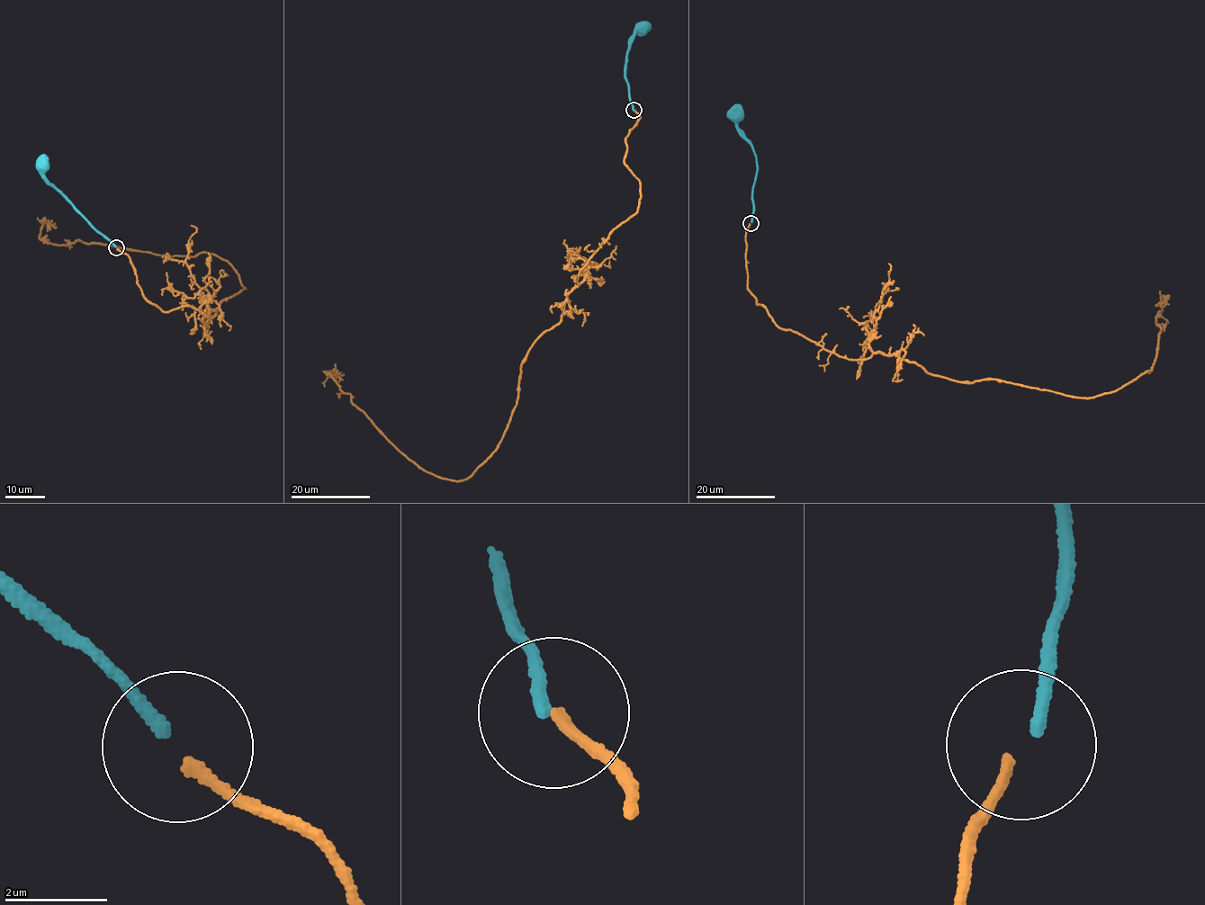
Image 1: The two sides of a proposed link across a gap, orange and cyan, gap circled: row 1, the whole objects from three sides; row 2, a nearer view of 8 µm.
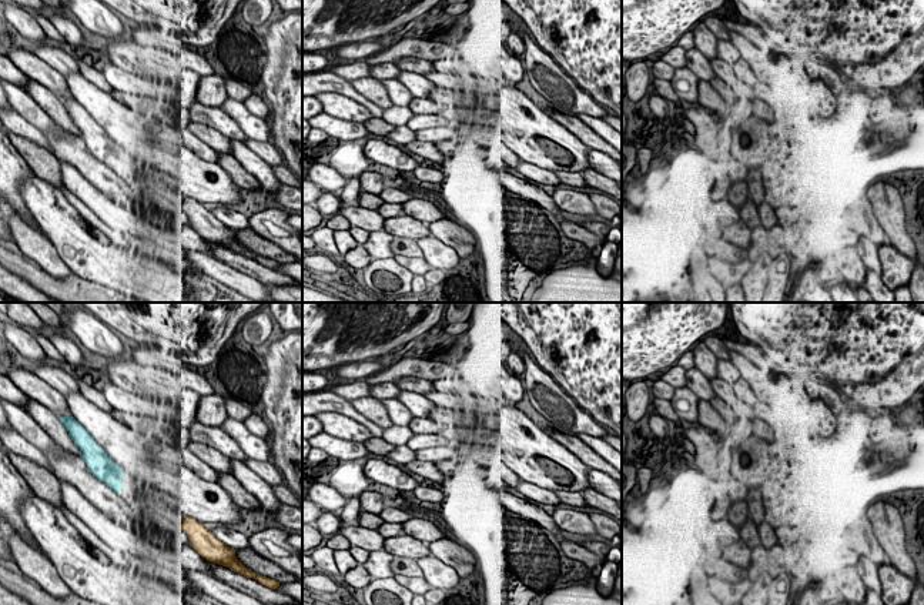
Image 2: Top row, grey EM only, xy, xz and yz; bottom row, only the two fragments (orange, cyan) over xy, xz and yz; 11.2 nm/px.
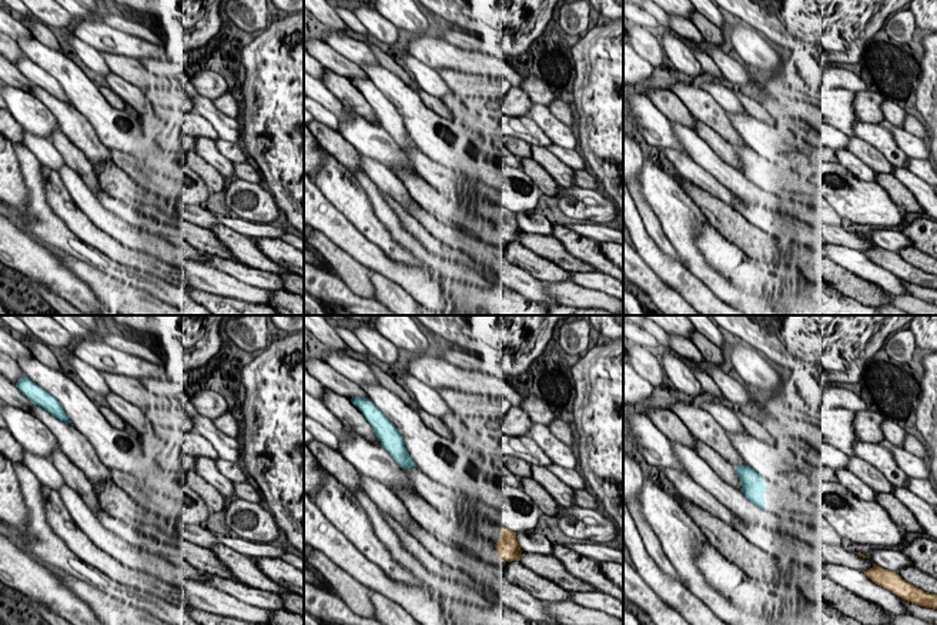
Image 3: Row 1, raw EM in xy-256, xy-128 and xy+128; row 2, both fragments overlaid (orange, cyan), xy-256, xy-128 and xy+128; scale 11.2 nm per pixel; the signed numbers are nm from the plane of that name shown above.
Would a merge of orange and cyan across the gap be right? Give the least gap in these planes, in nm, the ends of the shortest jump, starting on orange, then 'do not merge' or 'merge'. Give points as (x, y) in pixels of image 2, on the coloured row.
750 nm | xy (183, 520), (121, 490) | do not merge

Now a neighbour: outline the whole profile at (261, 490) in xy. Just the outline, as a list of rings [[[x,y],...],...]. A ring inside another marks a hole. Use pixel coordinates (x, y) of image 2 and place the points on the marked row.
[[[231,459],[232,477],[261,504],[261,508],[277,512],[282,502],[275,497],[272,485],[260,478],[244,462]]]

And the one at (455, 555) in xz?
[[[442,538],[426,545],[432,555],[452,566],[461,578],[466,578],[475,571],[476,558],[456,541]]]

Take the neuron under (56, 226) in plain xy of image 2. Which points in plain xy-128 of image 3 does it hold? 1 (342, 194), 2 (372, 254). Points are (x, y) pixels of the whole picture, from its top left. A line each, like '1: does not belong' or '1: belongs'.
1: belongs
2: does not belong

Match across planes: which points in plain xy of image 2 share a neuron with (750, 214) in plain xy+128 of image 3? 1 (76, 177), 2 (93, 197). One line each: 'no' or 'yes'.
1: no
2: no

